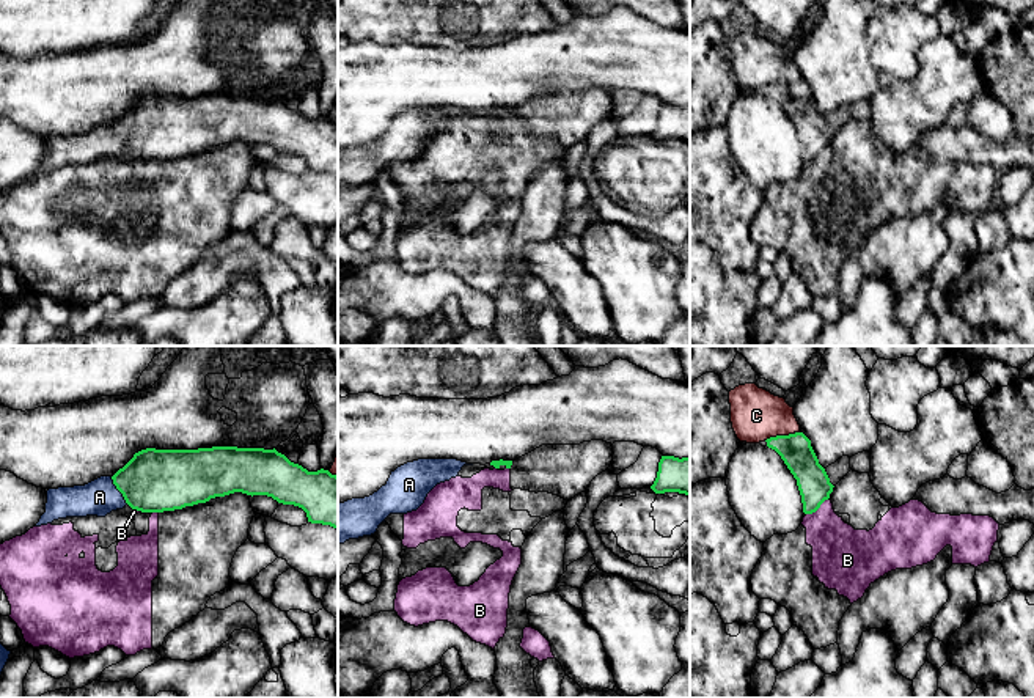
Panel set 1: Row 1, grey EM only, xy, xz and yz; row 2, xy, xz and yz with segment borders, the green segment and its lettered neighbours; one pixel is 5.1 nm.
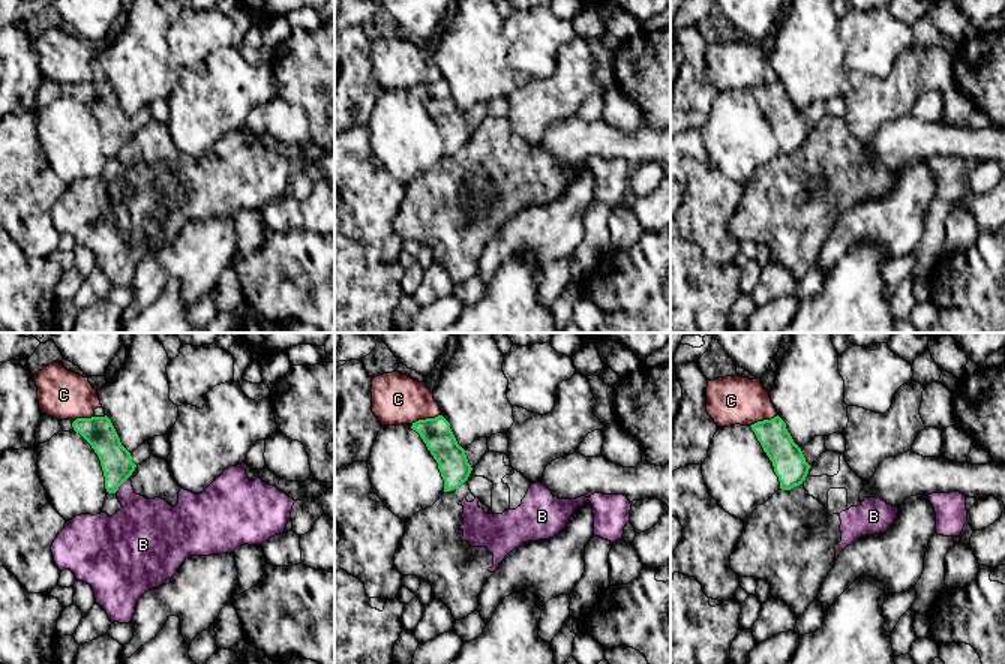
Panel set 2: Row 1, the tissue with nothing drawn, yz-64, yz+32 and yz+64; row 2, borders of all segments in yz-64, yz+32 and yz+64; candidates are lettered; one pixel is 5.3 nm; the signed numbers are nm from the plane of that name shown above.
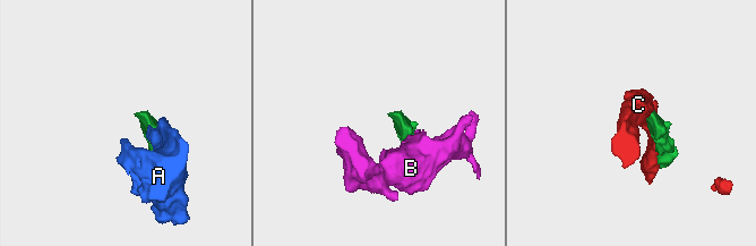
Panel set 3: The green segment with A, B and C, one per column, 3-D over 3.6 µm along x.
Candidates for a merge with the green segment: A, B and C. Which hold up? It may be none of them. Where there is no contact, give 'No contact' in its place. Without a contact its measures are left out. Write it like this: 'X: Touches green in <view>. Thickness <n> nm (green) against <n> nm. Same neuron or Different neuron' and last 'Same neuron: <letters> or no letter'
A: Touches green in xy. Thickness 320 nm (green) against 190 nm. Same neuron
B: Touches green in yz. Thickness 170 nm (green) against 280 nm. Different neuron
C: Touches green in yz. Thickness 170 nm (green) against 260 nm. Different neuron
Same neuron: A

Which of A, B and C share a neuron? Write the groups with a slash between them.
A / B / C

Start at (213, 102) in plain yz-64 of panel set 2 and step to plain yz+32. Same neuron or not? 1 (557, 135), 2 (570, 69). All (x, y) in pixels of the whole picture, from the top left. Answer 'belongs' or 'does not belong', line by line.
1: does not belong
2: belongs

